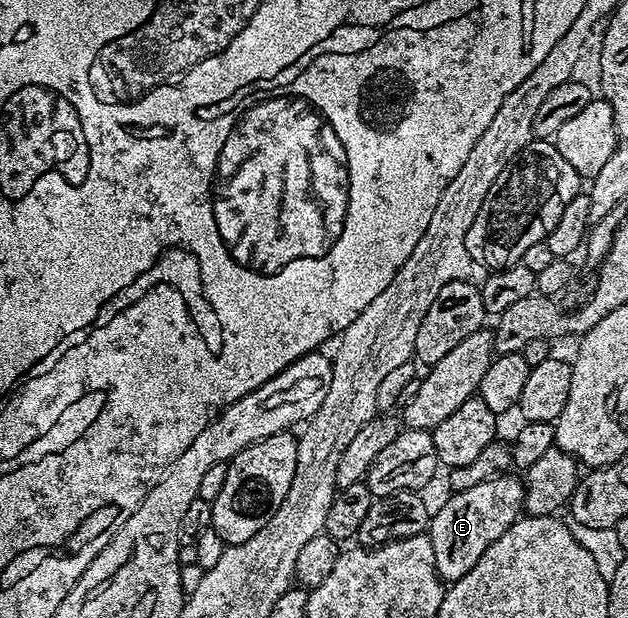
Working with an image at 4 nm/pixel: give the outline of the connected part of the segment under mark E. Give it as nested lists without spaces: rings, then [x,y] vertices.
[[[512,473],[495,475],[493,479],[482,481],[482,485],[473,485],[471,489],[462,489],[449,496],[437,511],[435,508],[426,534],[434,545],[436,572],[445,584],[451,585],[466,577],[466,573],[470,573],[470,569],[478,565],[478,557],[482,557],[482,553],[486,553],[486,549],[490,549],[490,545],[494,545],[494,541],[498,541],[498,537],[502,537],[502,533],[506,533],[506,529],[510,529],[510,525],[521,518],[524,511],[524,480],[520,477],[515,479]]]

